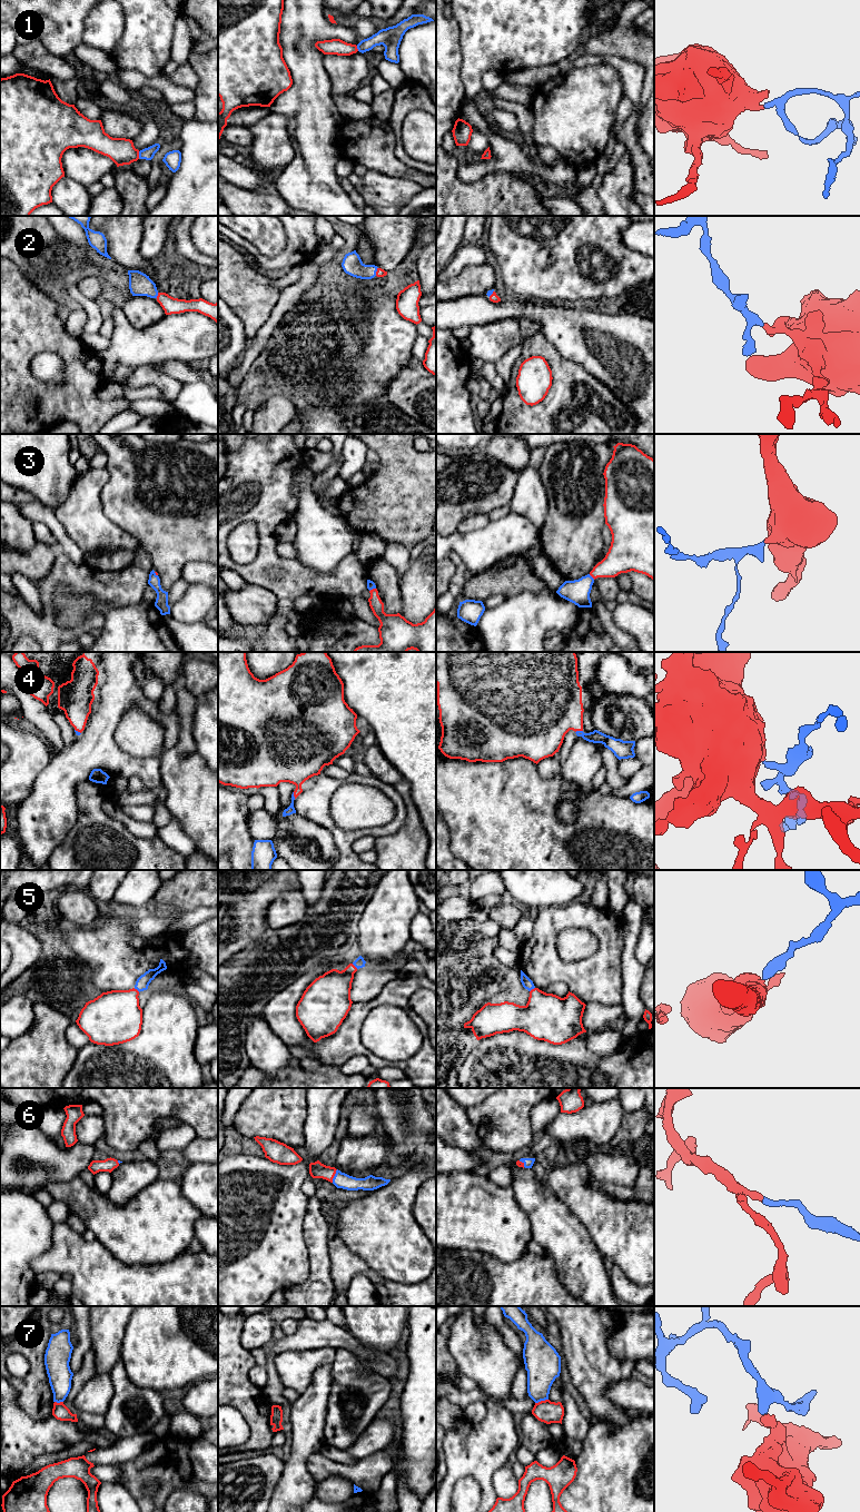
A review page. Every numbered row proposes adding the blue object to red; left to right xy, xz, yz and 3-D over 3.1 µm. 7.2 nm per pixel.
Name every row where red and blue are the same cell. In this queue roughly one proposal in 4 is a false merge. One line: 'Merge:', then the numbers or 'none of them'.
Merge: 1, 2, 3, 4, 5, 6

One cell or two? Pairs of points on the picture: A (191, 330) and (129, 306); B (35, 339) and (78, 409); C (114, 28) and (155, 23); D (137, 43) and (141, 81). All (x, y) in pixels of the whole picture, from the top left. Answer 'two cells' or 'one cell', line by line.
A: two cells
B: one cell
C: two cells
D: two cells

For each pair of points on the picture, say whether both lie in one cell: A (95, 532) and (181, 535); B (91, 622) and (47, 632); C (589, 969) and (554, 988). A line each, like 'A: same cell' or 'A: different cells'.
A: different cells
B: same cell
C: different cells

